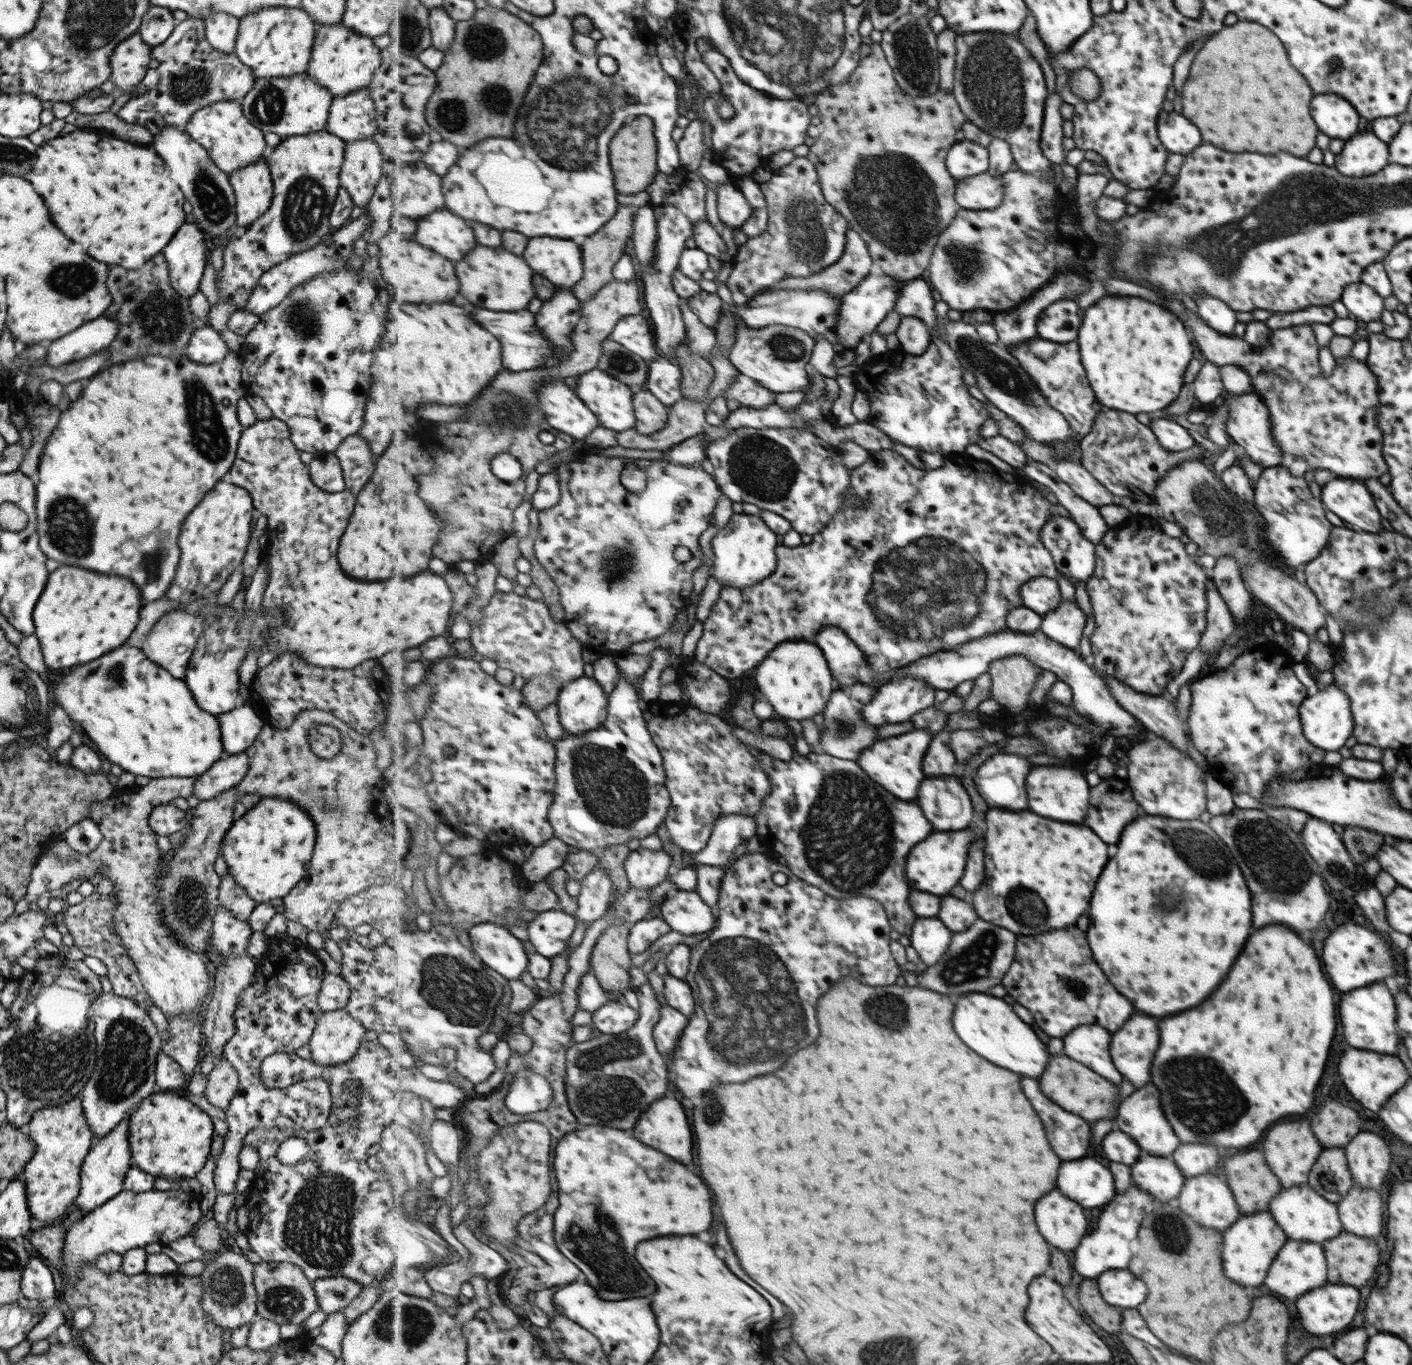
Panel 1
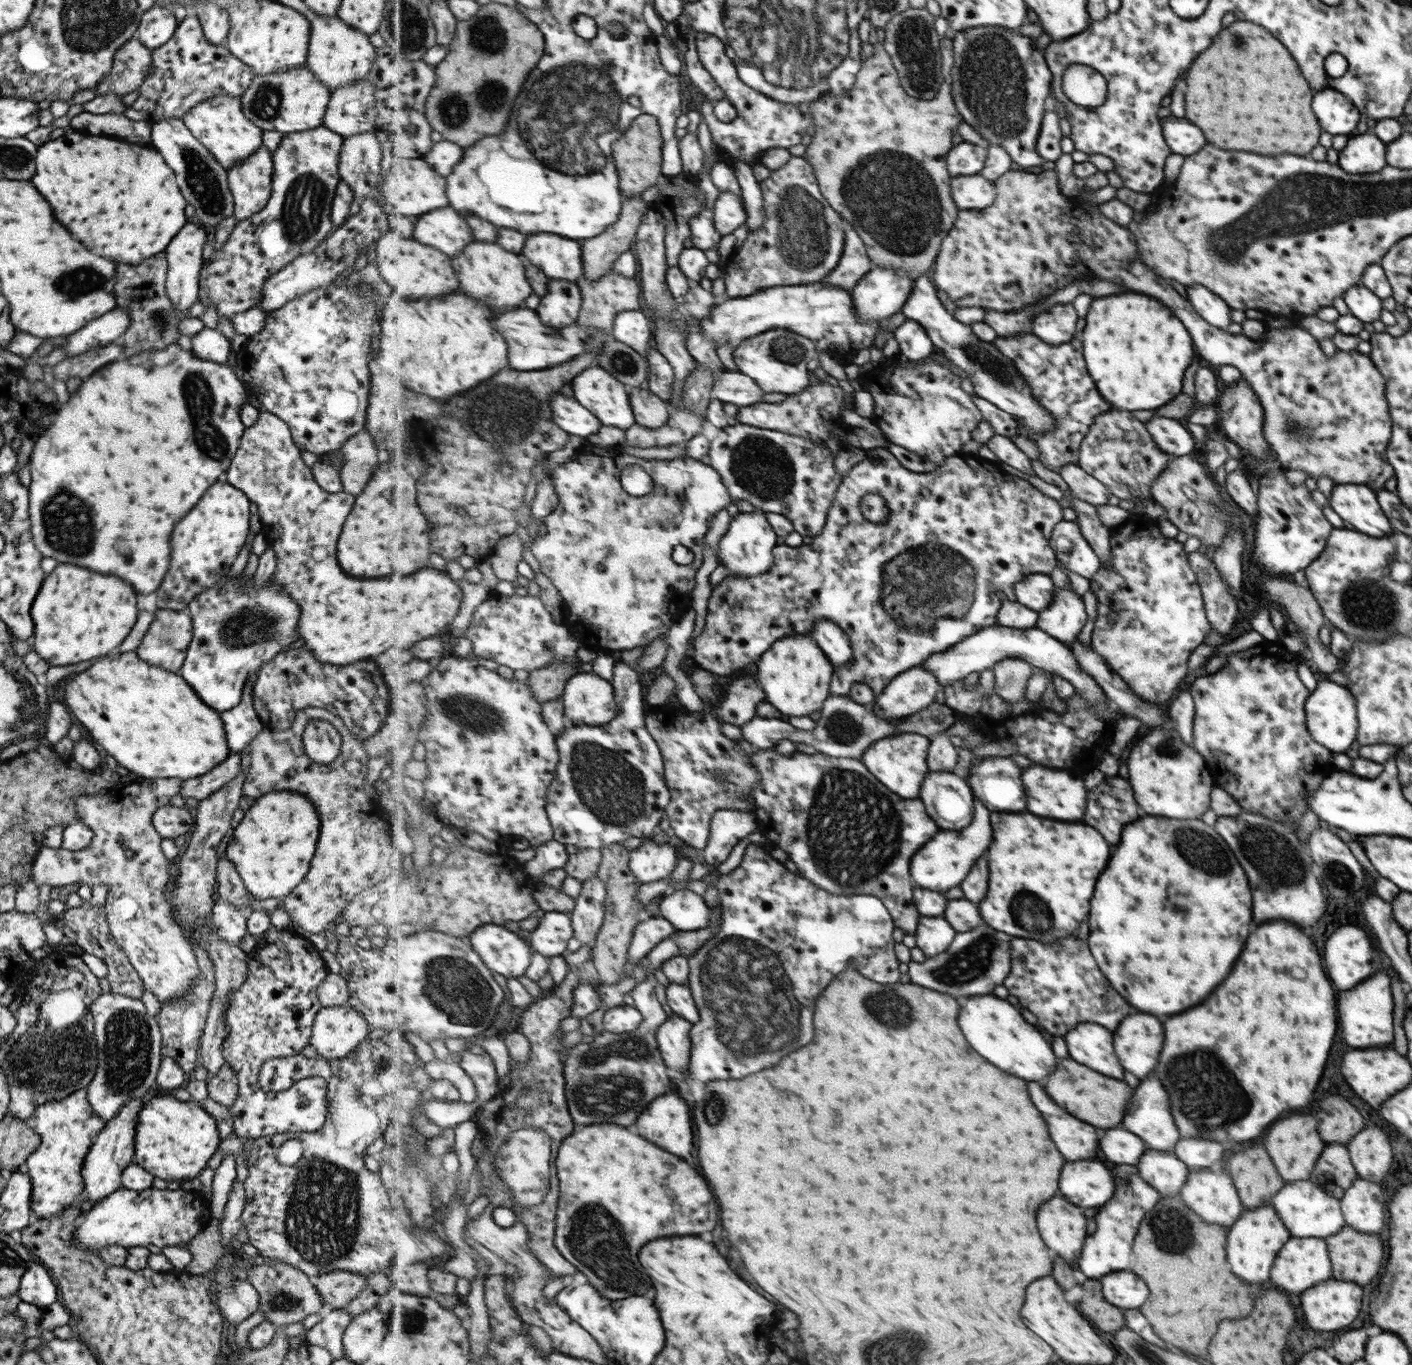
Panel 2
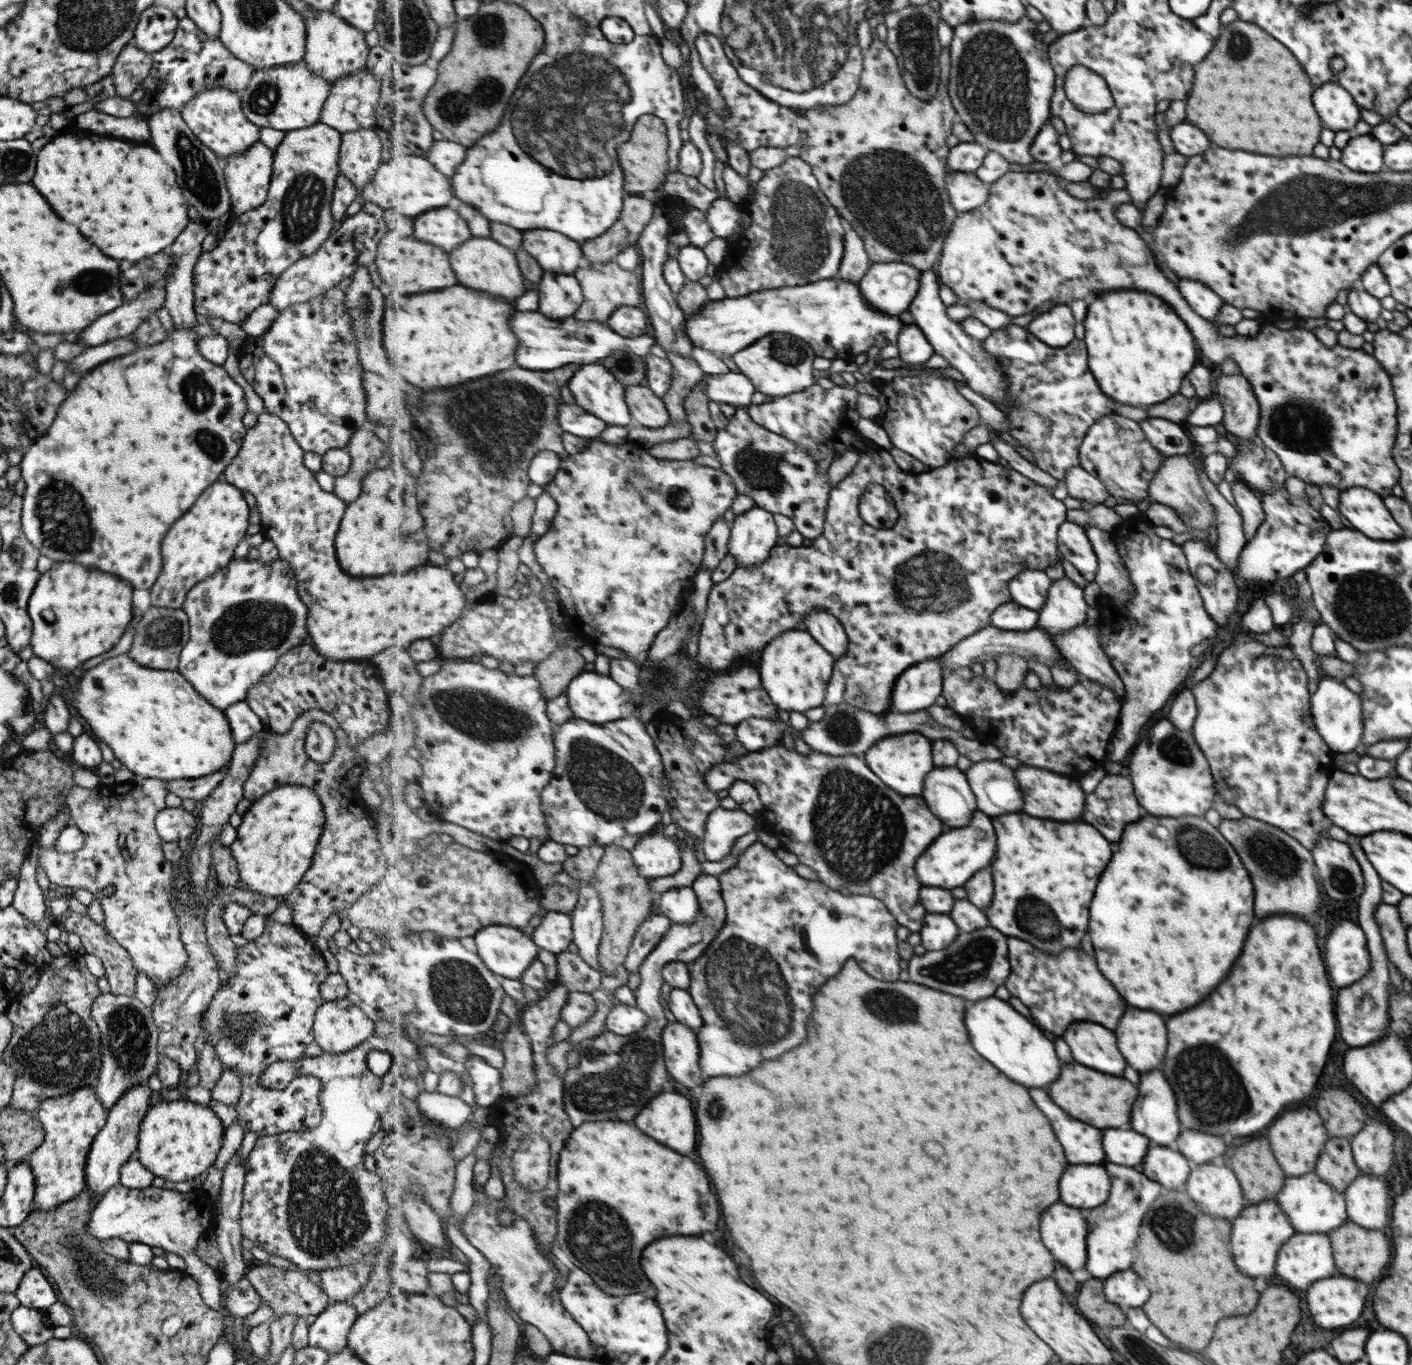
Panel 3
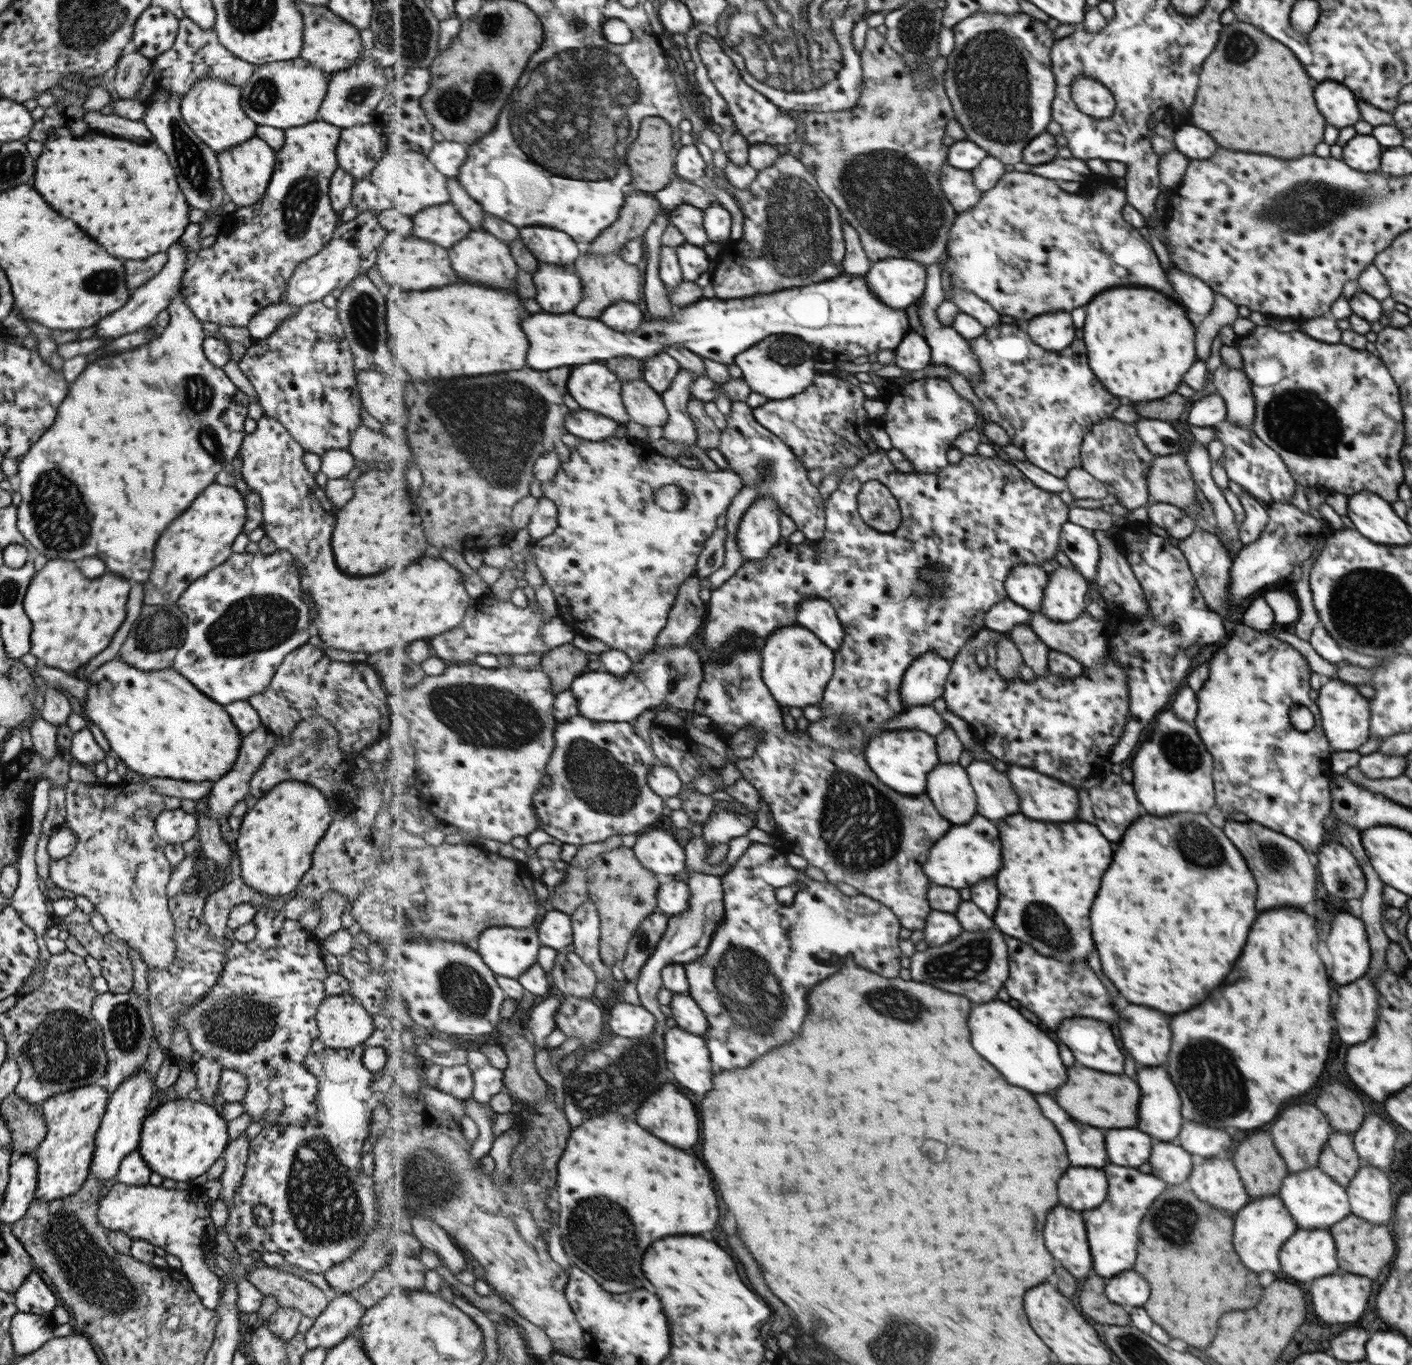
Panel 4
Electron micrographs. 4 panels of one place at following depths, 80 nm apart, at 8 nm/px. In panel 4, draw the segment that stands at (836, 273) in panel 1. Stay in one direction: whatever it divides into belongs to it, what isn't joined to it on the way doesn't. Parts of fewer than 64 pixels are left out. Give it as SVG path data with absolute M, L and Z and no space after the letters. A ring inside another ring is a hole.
M845 222L844 239L846 240L846 257L844 260L845 275L866 275L872 269L872 259L861 244L859 232Z

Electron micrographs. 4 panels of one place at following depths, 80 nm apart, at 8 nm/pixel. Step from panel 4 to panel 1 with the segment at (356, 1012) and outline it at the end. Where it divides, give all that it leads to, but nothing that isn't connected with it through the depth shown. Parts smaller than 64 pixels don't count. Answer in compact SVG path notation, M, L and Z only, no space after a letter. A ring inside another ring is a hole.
M344 1009L320 1013L308 1040L310 1059L317 1066L340 1065L369 1036L363 1025Z

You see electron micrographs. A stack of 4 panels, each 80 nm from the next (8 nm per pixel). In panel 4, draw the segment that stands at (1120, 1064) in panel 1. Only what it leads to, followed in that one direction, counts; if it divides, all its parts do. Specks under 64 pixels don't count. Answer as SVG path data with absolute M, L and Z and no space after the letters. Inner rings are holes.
M1125 1006L1119 1012L1119 1038L1125 1052L1141 1066L1159 1066L1167 1060L1171 1032L1165 1014L1145 1006Z

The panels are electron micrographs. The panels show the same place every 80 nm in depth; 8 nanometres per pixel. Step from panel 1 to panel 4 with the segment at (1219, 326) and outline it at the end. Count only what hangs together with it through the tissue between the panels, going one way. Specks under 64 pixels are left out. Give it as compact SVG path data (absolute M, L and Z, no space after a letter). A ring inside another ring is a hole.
M1171 264L1164 273L1174 293L1185 307L1198 318L1207 316L1213 308L1213 291L1202 280L1180 271L1174 264Z

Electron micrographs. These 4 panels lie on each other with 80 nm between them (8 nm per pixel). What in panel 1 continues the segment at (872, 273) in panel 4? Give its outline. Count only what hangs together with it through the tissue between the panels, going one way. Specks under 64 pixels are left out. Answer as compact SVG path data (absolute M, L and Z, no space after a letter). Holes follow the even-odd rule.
M874 271L856 289L842 297L837 321L837 336L840 349L856 348L861 340L875 332L875 328L887 318L887 314L896 310L902 281L885 272Z

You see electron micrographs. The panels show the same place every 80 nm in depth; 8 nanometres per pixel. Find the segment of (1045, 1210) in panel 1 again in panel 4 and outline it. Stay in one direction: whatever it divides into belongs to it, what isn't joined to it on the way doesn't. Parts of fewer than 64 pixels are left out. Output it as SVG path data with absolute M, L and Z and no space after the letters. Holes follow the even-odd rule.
M1057 1206L1057 1210L1049 1214L1045 1228L1049 1252L1057 1258L1059 1266L1063 1266L1076 1280L1087 1277L1087 1272L1091 1270L1091 1255L1085 1240L1083 1221L1077 1212Z

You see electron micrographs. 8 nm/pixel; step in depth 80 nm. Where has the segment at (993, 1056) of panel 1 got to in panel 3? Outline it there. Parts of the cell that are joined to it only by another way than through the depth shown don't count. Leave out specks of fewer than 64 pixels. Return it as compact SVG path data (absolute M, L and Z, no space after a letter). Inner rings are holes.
M987 998L975 1002L967 1010L965 1018L969 1026L969 1034L973 1034L973 1046L977 1052L993 1062L1001 1072L1009 1074L1019 1084L1029 1088L1045 1088L1057 1080L1061 1072L1061 1064L1057 1060L1055 1044L1043 1036L1043 1032L1033 1026L1023 1014L1019 1014L1009 1002L1002 998Z

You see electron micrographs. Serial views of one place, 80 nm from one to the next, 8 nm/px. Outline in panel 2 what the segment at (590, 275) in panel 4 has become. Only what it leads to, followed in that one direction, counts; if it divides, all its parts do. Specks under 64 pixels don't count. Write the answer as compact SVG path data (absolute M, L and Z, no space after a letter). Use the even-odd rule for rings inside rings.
M610 270L609 274L600 279L590 279L586 277L585 272L581 274L578 280L580 289L583 291L584 302L578 320L579 326L585 328L597 328L605 334L613 334L617 316L623 311L639 311L641 306L641 286L635 278L629 278L618 273L616 270Z

